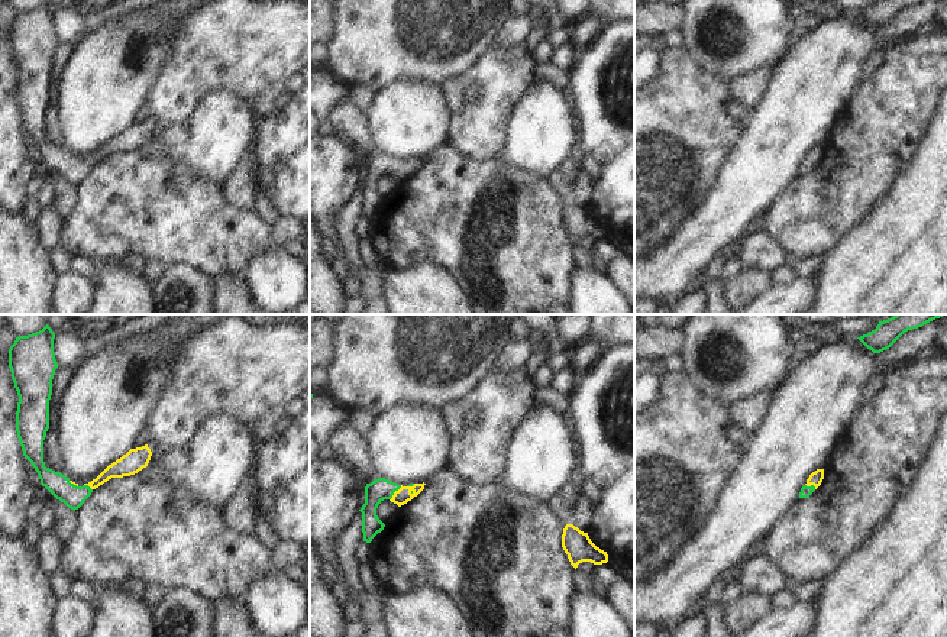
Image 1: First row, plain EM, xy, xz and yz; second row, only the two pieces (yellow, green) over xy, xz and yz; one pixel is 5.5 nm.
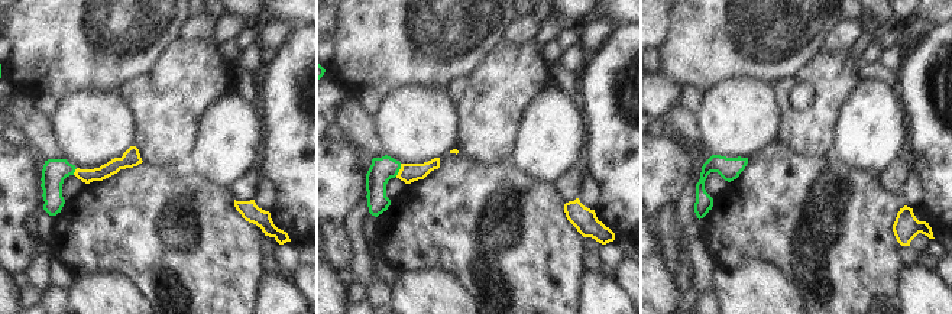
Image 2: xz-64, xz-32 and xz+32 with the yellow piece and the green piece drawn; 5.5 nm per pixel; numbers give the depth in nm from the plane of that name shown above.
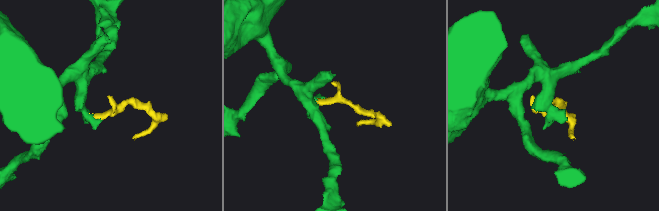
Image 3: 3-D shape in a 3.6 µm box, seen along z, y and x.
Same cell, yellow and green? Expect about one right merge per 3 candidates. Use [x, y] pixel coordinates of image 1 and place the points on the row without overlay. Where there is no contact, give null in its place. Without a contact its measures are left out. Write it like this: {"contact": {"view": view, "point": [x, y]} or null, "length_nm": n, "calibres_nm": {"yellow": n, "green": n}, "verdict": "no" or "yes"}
{"contact": {"view": "xz", "point": [394, 168]}, "length_nm": 110, "calibres_nm": {"yellow": 90, "green": 120}, "verdict": "yes"}

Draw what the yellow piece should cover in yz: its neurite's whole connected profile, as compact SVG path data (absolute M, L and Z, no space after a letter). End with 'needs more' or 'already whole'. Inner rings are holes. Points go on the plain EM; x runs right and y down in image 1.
M817 145L809 151L807 159L801 164L799 174L809 174L809 171L821 161L824 155L824 145Z; needs more

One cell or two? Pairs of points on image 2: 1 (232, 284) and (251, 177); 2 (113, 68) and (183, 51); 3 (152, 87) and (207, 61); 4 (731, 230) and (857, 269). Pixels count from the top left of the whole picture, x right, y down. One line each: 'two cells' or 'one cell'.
1: two cells
2: two cells
3: one cell
4: one cell

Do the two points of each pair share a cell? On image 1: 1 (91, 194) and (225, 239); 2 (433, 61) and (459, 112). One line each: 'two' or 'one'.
1: one
2: two

